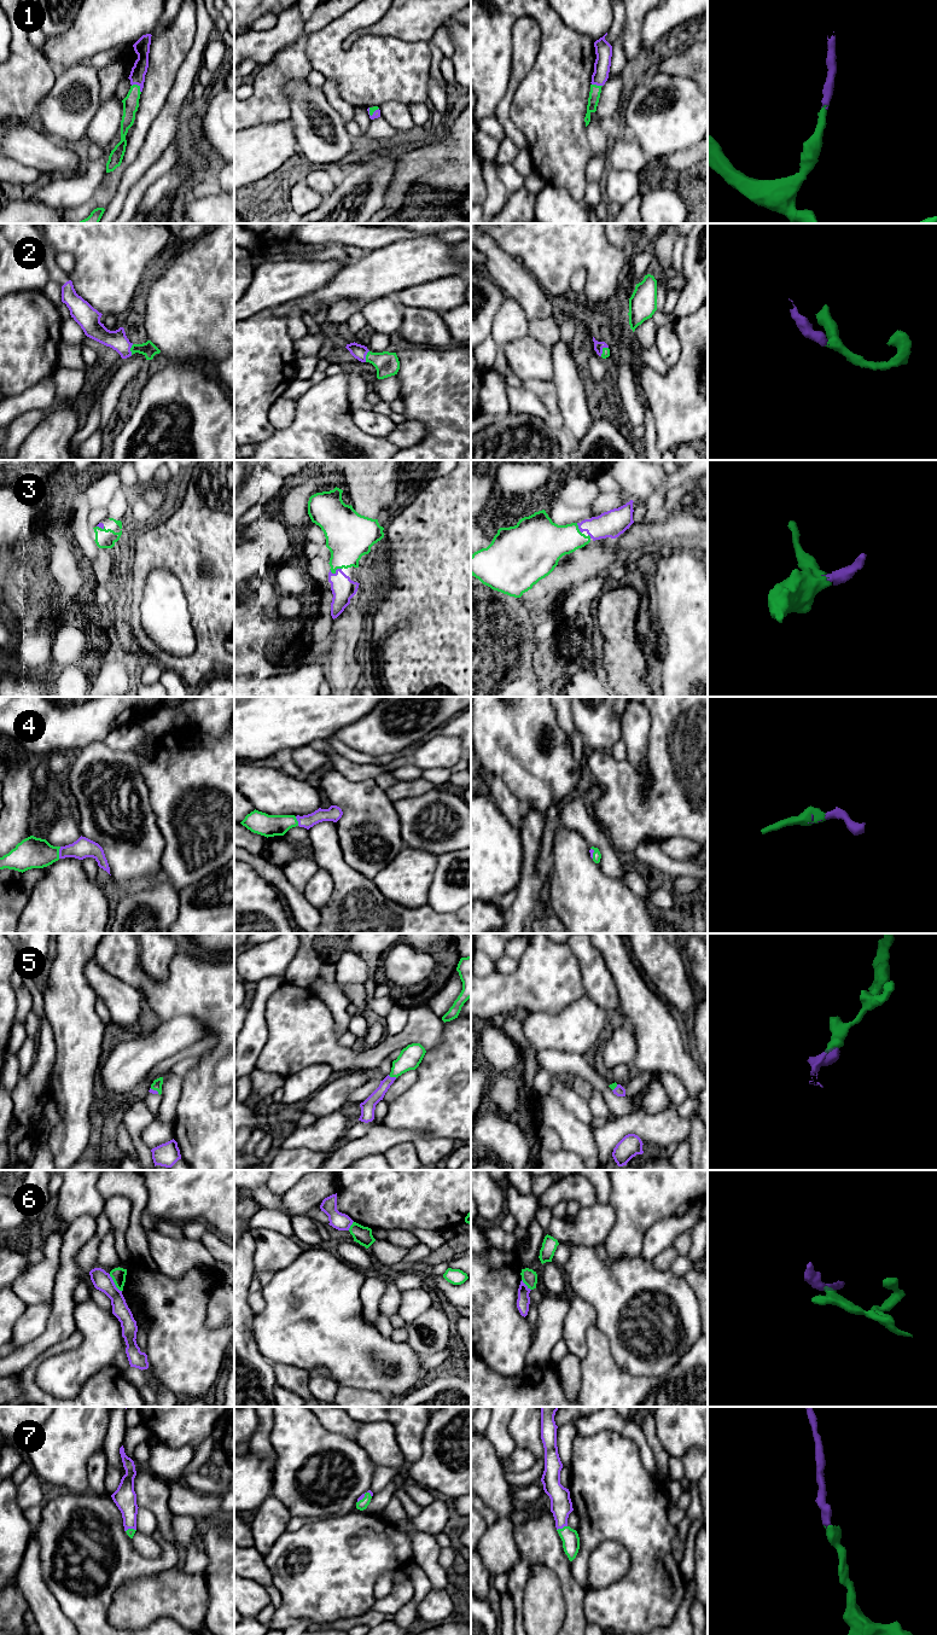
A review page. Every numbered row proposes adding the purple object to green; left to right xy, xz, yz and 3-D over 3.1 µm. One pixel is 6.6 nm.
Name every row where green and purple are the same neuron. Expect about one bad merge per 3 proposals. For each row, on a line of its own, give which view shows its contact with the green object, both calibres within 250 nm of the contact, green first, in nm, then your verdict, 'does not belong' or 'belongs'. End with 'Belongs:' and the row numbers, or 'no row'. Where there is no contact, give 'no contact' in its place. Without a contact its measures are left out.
1: contact in xy; calibres 110 and 100 nm; belongs
2: contact in xz; calibres 160 and 100 nm; belongs
3: contact in xz; calibres 300 and 160 nm; belongs
4: contact in xy; calibres 200 and 140 nm; belongs
5: contact in xz; calibres 150 and 90 nm; belongs
6: contact in xy; calibres 100 and 130 nm; does not belong
7: contact in yz; calibres 120 and 140 nm; belongs
Belongs: 1, 2, 3, 4, 5, 7

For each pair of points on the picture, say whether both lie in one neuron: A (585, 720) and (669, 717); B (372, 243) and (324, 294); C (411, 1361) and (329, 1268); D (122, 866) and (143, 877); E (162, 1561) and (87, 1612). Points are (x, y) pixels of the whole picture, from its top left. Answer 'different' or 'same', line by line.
A: different
B: different
C: same
D: same
E: same

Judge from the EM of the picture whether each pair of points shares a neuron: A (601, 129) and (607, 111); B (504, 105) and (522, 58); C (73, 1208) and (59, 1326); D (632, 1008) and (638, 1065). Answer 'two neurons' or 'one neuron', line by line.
A: two neurons
B: one neuron
C: two neurons
D: one neuron

